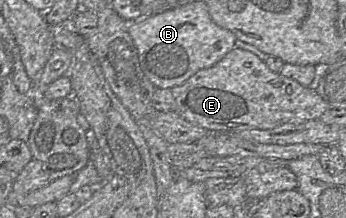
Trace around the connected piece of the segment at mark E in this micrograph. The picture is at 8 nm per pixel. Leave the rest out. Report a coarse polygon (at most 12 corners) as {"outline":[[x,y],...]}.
{"outline":[[236,47],[171,90],[210,132],[319,119],[316,91]]}

